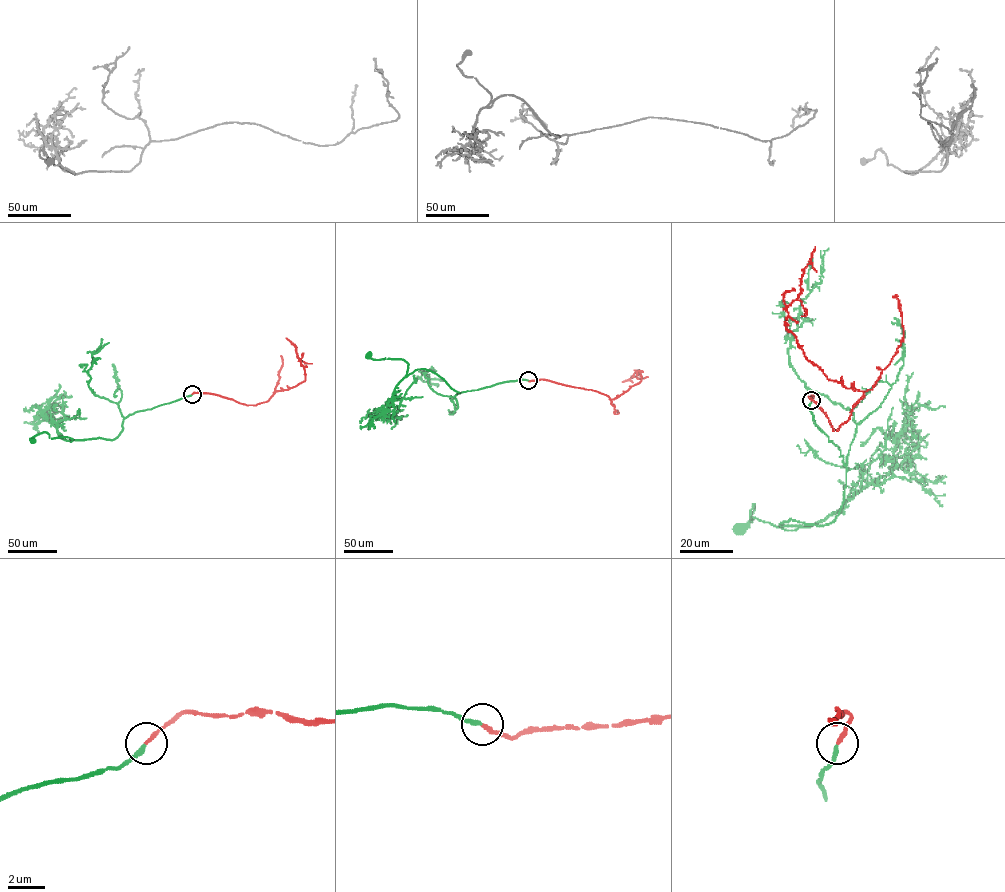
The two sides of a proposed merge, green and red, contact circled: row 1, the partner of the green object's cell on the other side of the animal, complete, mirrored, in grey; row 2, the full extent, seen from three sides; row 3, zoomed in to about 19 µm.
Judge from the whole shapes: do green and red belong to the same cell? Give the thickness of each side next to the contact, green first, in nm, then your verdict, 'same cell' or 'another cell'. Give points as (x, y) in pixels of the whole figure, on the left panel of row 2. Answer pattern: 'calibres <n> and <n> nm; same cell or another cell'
calibres 240 and 240 nm; same cell

